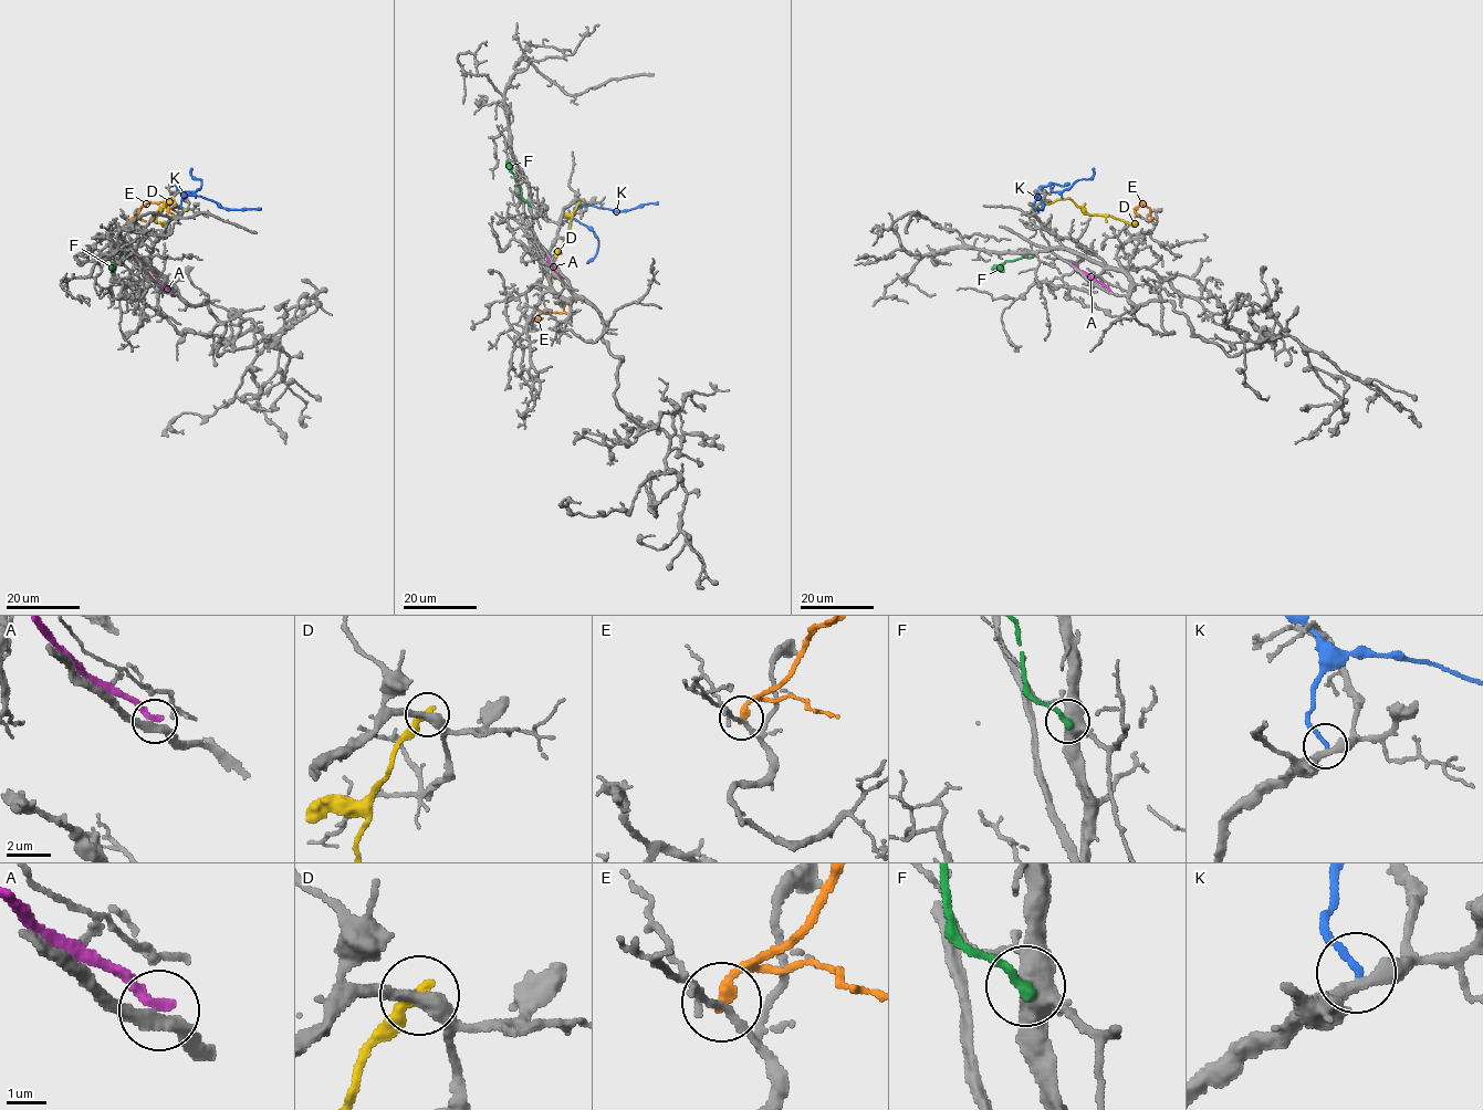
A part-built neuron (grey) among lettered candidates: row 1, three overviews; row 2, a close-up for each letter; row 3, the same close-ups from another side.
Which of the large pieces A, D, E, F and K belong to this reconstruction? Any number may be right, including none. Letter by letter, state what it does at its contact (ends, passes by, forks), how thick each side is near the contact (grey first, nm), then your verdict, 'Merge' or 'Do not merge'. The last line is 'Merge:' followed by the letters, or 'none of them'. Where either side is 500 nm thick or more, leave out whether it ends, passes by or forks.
A: It ends there. Thickness 300 nm (grey) against 260 nm. Do not merge
D: It ends there. Thickness 380 nm (grey) against 360 nm. Do not merge
E: It ends there. Thickness 160 nm (grey) against 320 nm. Do not merge
F: It ends there. Thickness 440 nm (grey) against 280 nm. Do not merge
K: It ends there. Thickness 340 nm (grey) against 190 nm. Do not merge
Merge: none of them

